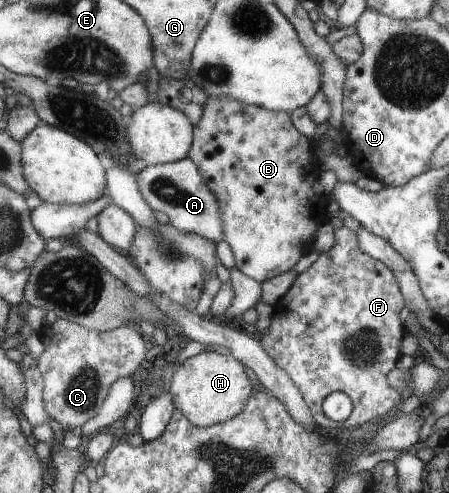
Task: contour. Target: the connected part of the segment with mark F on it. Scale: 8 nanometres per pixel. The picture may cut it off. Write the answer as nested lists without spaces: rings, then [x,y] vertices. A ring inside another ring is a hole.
[[[335,228],[335,245],[320,254],[315,263],[298,274],[295,282],[275,305],[274,315],[269,328],[262,335],[260,344],[273,358],[279,368],[289,374],[293,384],[299,388],[305,404],[309,408],[314,422],[327,428],[358,428],[371,418],[385,417],[385,412],[397,408],[401,394],[387,384],[387,372],[396,368],[401,358],[399,346],[403,340],[403,324],[399,312],[405,306],[405,295],[401,296],[402,284],[383,262],[371,258],[358,244],[358,235],[349,228]],[[381,356],[389,358],[389,364],[379,362]],[[341,391],[353,401],[353,411],[345,422],[334,422],[325,416],[323,401],[333,392]]]

